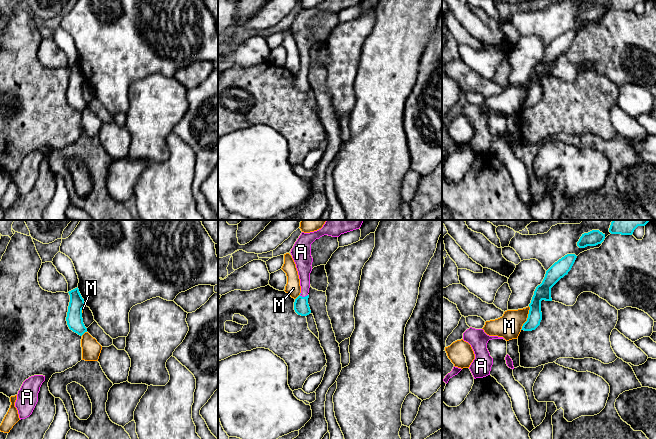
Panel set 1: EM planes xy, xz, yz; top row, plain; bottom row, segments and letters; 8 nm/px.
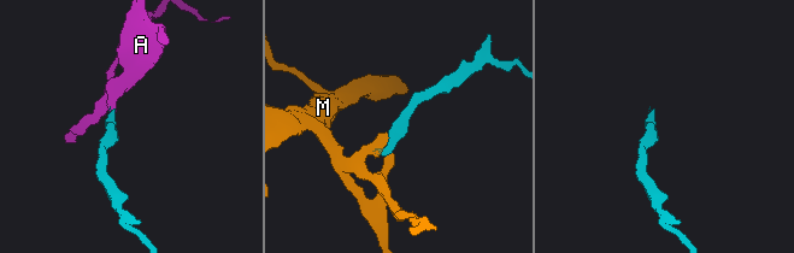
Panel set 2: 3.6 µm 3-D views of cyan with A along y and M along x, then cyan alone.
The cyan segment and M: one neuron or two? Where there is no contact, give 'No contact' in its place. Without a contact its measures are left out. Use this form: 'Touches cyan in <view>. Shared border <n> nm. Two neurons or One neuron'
Touches cyan in yz. Shared border 200 nm. Two neurons

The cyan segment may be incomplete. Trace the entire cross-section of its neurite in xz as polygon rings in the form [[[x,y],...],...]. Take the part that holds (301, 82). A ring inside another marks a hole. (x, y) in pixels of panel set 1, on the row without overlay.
[[[324,0],[323,3],[317,7],[301,9],[290,28],[296,40],[301,62],[301,70],[294,78],[294,86],[298,91],[307,92],[311,89],[308,80],[310,49],[312,47],[311,41],[313,38],[311,20],[324,11],[339,13],[341,10],[359,5],[361,1],[362,0]]]

